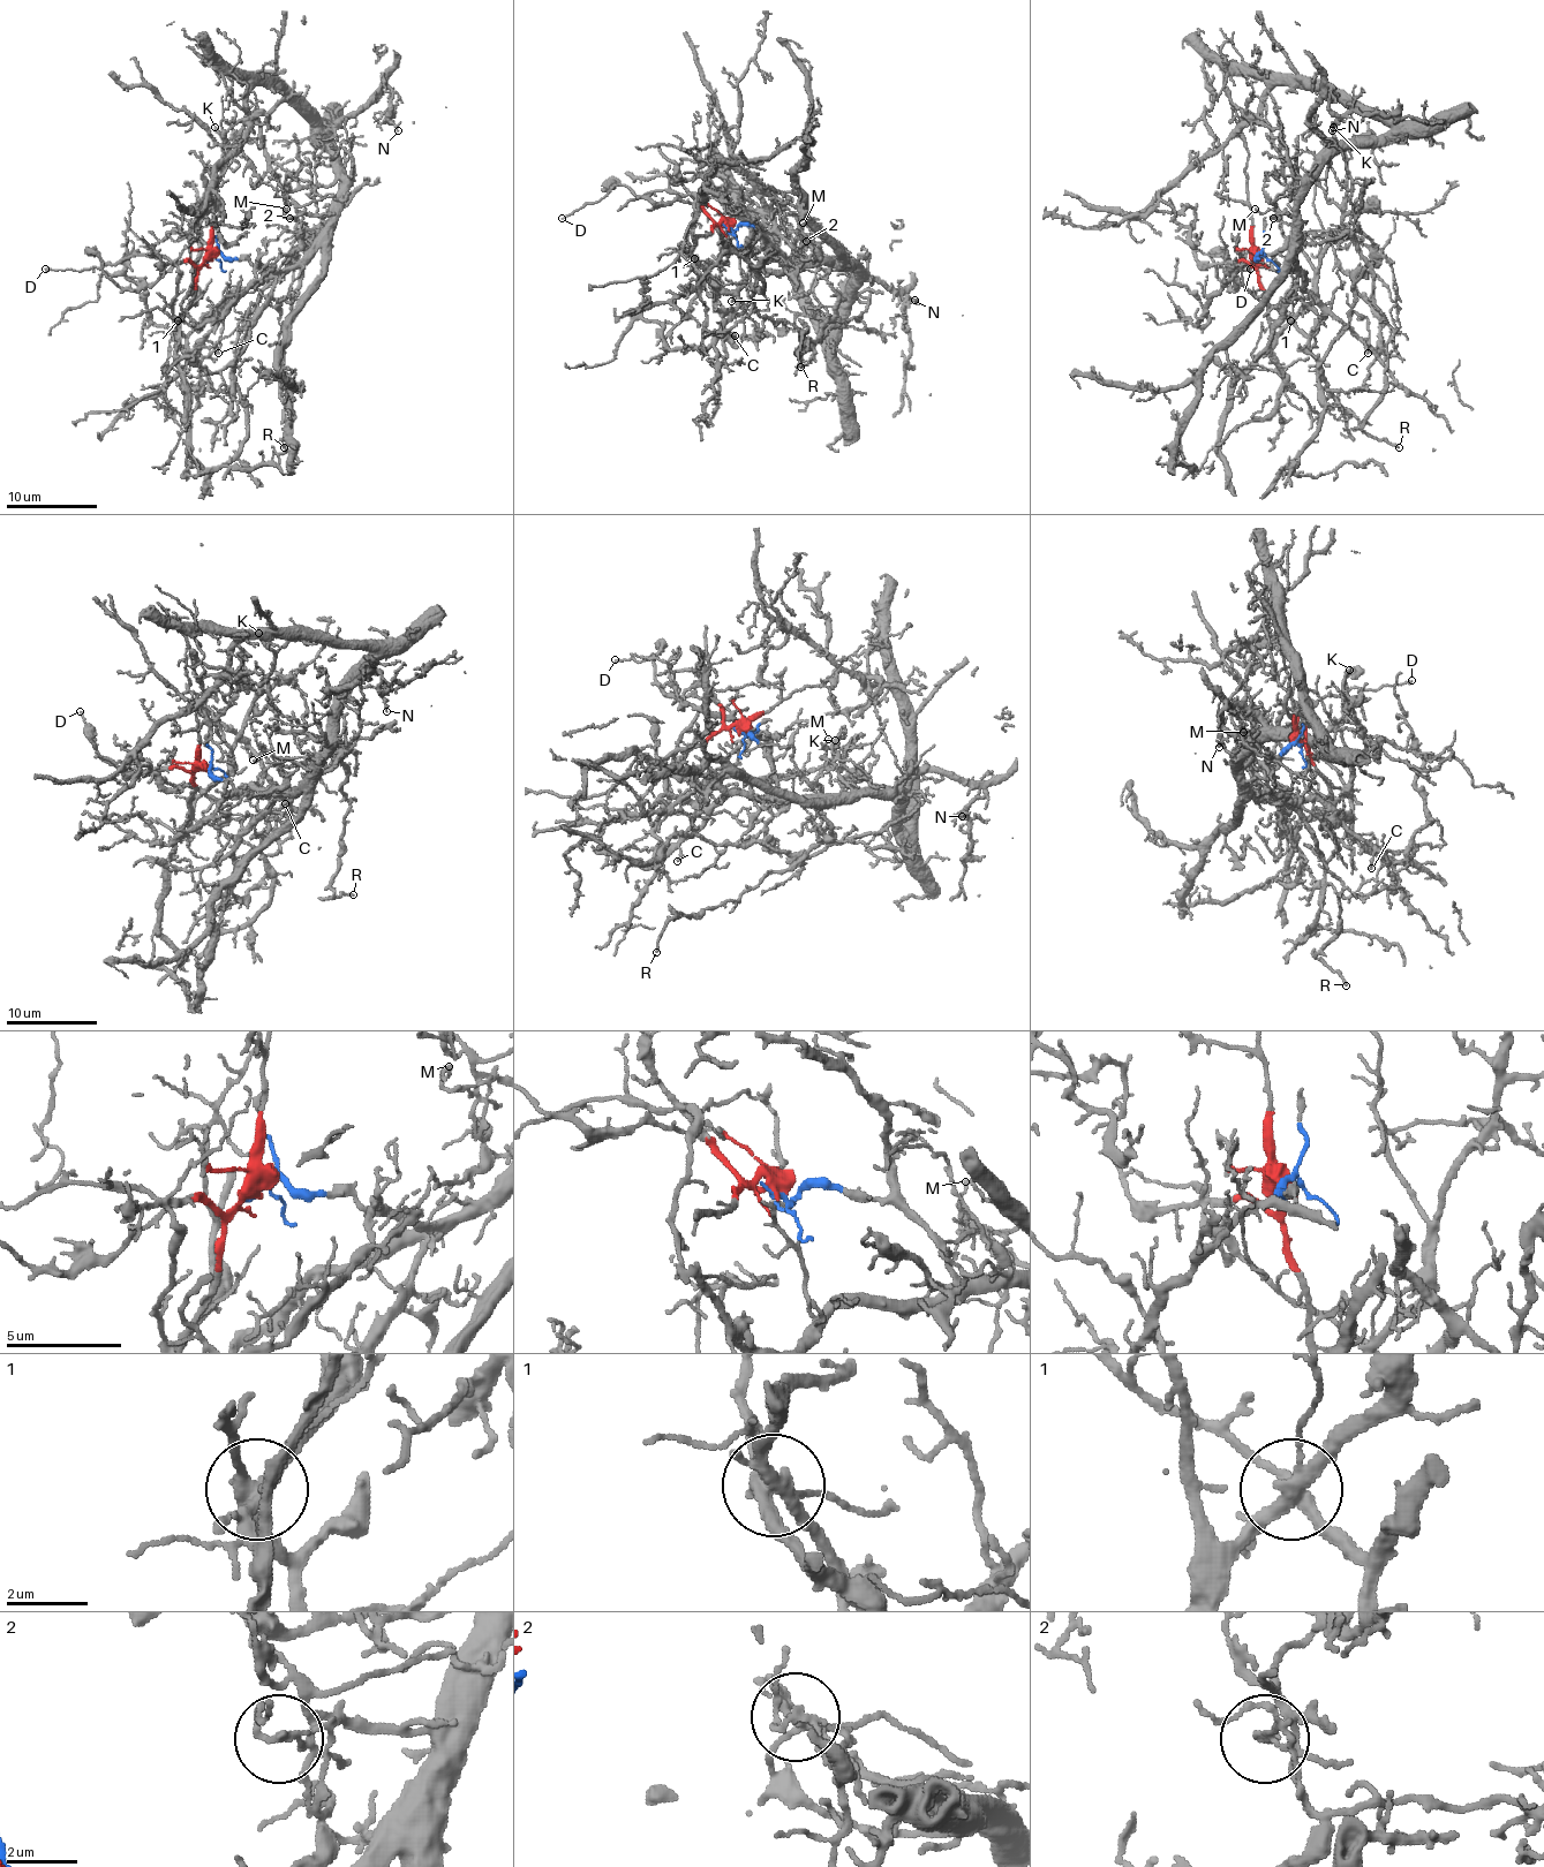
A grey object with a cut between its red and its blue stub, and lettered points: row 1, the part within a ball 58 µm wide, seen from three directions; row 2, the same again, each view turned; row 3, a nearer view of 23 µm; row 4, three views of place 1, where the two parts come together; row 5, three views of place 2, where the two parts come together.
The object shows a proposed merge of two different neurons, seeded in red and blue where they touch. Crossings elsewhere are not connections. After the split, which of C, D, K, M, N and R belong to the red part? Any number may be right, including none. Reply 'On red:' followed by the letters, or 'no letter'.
On red: D, K

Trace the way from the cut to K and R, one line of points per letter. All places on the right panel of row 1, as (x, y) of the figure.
K: (1259, 258), (1266, 314), (1280, 332), (1311, 300), (1318, 257), (1341, 225), (1346, 181), (1334, 127)
R: (1259, 258), (1290, 270), (1297, 243), (1348, 234), (1393, 332), (1384, 395), (1364, 430), (1398, 447)

